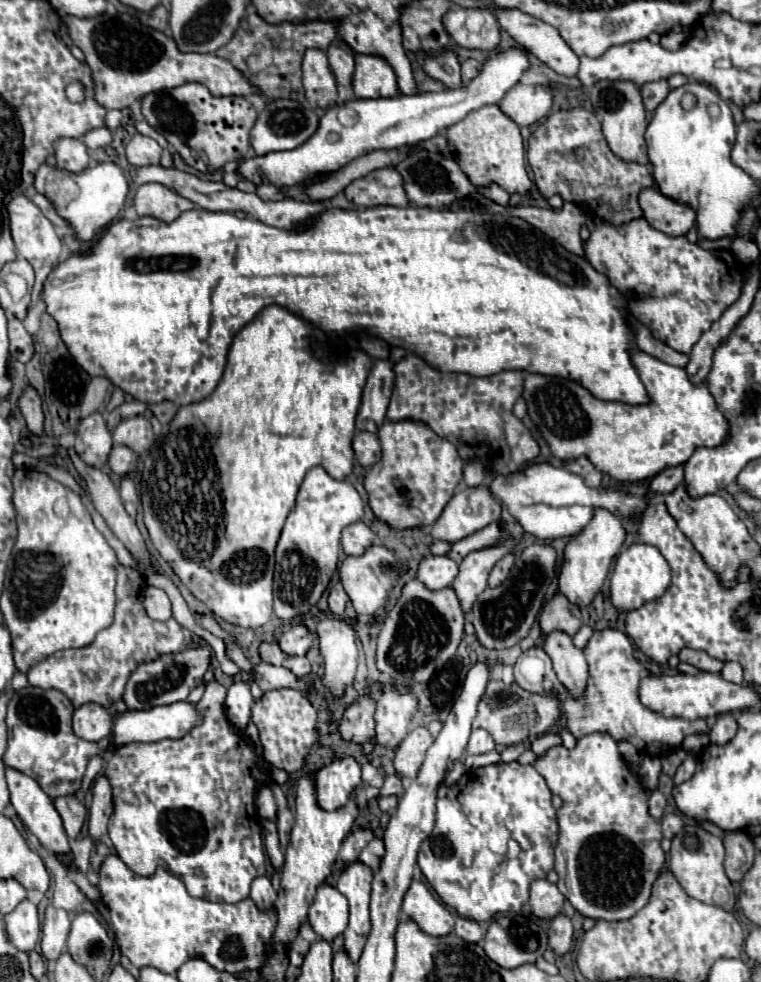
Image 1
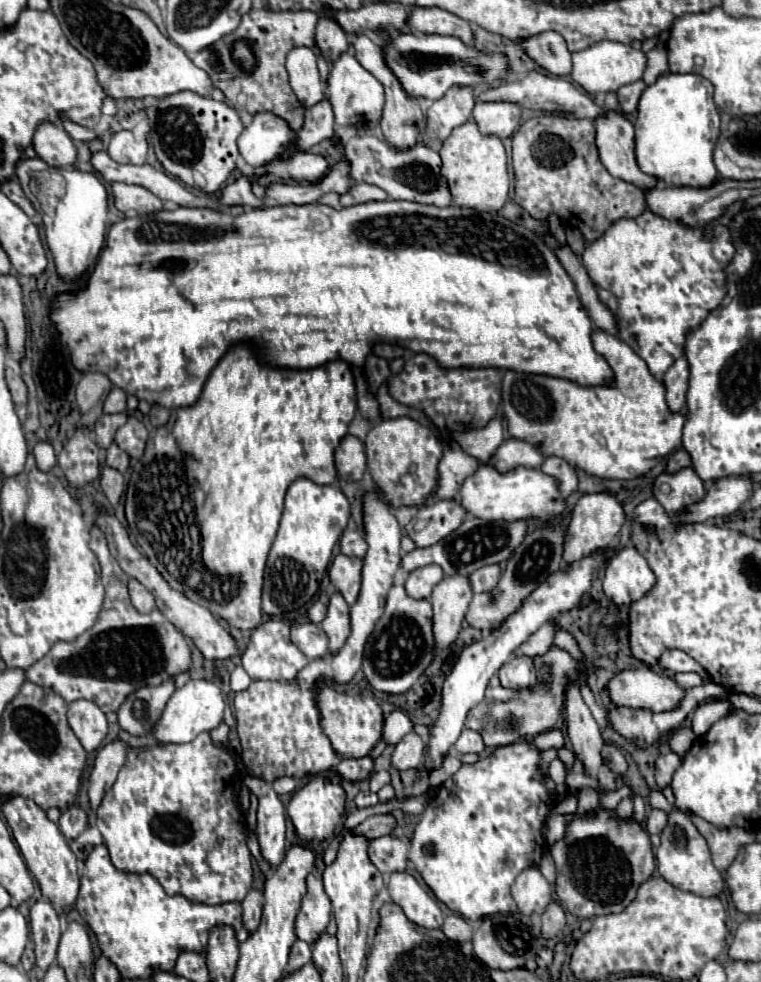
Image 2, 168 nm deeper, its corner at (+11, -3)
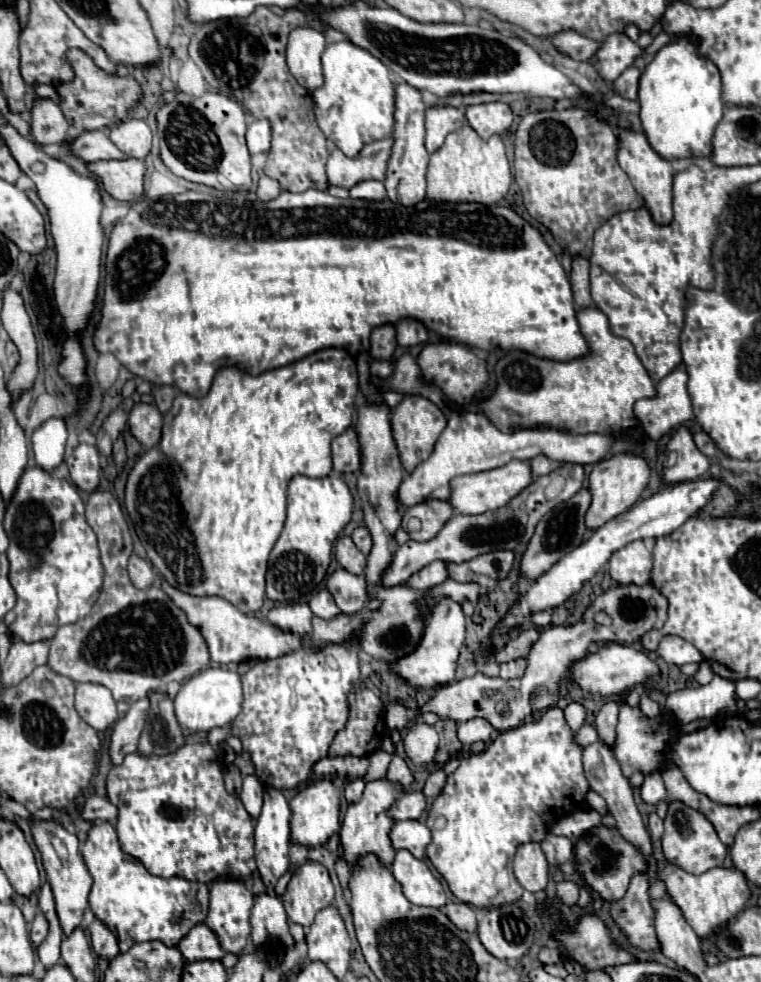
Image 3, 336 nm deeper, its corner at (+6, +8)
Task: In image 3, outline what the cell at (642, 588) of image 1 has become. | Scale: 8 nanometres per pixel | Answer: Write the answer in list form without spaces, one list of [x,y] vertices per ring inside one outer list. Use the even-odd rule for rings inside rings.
[[[632,541],[618,549],[608,563],[608,573],[618,585],[646,585],[650,583],[652,553],[644,541]]]

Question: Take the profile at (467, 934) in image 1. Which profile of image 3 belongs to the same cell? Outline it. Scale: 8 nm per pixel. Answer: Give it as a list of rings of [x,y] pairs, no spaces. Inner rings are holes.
[[[448,903],[444,913],[448,915],[448,919],[462,931],[468,931],[468,933],[474,933],[476,931],[476,913],[470,905],[466,903]]]

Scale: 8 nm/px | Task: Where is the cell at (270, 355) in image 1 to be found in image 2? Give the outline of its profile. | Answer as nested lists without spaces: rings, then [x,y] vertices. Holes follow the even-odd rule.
[[[247,344],[233,346],[213,368],[209,380],[205,382],[205,388],[201,392],[201,398],[193,404],[193,408],[175,408],[171,410],[171,420],[161,426],[155,436],[147,442],[143,458],[133,466],[131,480],[127,486],[125,496],[125,516],[129,522],[129,530],[133,538],[137,540],[143,554],[149,558],[149,562],[159,570],[159,574],[167,580],[167,584],[173,590],[179,590],[189,600],[203,604],[209,608],[215,616],[229,622],[229,626],[235,626],[239,630],[253,630],[261,624],[262,613],[262,588],[263,570],[265,560],[271,550],[271,544],[275,540],[281,512],[283,512],[283,498],[289,484],[297,478],[311,478],[317,484],[331,484],[337,478],[337,470],[333,464],[333,452],[335,446],[341,442],[341,438],[347,434],[347,426],[353,420],[357,410],[357,396],[355,396],[355,378],[351,374],[351,366],[343,360],[333,360],[331,364],[323,364],[319,368],[311,370],[291,370],[291,368],[273,368],[259,364],[255,352]]]

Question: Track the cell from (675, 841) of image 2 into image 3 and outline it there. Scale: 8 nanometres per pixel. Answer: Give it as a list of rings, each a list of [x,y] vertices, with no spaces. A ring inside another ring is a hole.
[[[672,801],[668,805],[668,815],[664,819],[662,851],[672,865],[678,865],[692,875],[702,875],[714,867],[722,867],[728,855],[728,847],[718,839],[712,823],[700,811],[686,807],[682,801]]]

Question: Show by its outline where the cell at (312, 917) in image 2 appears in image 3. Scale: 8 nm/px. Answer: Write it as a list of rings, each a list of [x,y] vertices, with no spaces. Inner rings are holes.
[[[308,861],[294,869],[282,903],[286,907],[288,919],[310,927],[320,909],[330,907],[334,901],[334,885],[322,863]]]

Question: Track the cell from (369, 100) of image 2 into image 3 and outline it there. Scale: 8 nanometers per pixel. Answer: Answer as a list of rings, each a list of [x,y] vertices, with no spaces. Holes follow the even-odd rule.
[[[344,39],[326,47],[322,55],[322,69],[324,85],[312,93],[316,123],[340,151],[354,157],[366,143],[384,139],[392,133],[394,79],[380,59]]]

